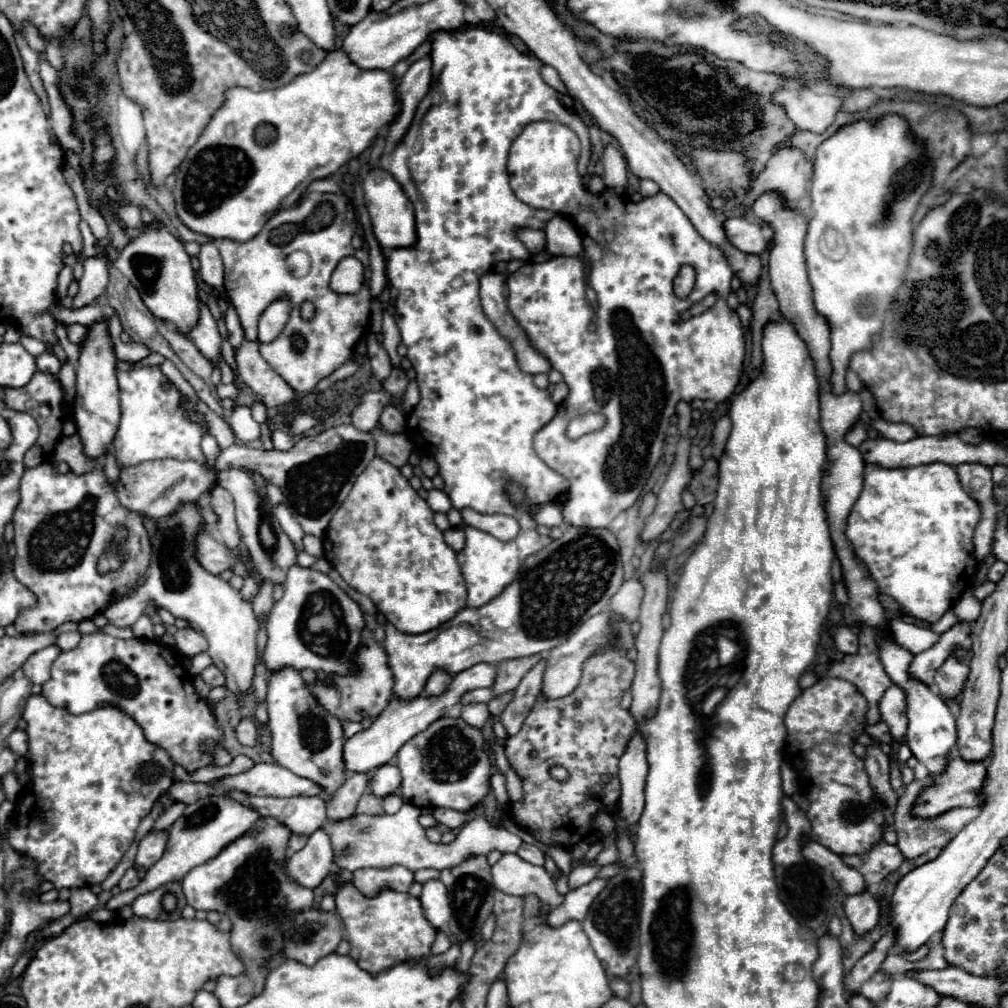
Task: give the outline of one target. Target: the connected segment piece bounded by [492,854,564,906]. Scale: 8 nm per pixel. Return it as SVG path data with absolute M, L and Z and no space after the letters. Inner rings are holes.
M502 854L492 866L492 882L498 890L514 896L536 894L544 904L560 906L564 896L556 892L554 880L548 882L548 876L542 866L532 866L516 854Z

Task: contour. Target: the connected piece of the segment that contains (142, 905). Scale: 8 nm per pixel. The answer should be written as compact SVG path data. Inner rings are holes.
M178 882L164 884L164 886L160 886L158 890L148 892L148 894L144 894L144 896L136 898L134 904L132 904L134 914L136 914L138 918L148 918L148 920L174 920L174 918L180 916L182 908L184 908L184 894L182 894L182 888L180 888ZM166 894L174 894L176 900L178 900L176 910L170 912L170 914L162 910L162 898L164 898Z

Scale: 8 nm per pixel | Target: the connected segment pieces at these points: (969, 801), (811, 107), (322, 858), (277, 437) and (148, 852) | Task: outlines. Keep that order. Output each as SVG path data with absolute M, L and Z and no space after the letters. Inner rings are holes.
M952 758L944 772L940 776L934 778L934 784L924 788L914 806L912 806L912 816L916 818L936 818L938 814L944 814L952 808L966 808L966 806L978 806L982 796L980 796L980 788L986 776L986 762L966 762L962 758Z
M784 88L774 94L774 102L782 104L800 130L822 134L842 104L834 94L818 94L810 88Z
M314 832L306 846L288 860L288 876L306 888L316 888L332 870L332 848L324 832Z
M272 430L272 444L274 450L288 450L294 446L294 440L286 430Z
M148 832L146 838L140 842L138 846L138 854L134 860L134 868L150 868L152 864L156 864L156 860L160 860L160 856L164 854L168 842L168 832Z

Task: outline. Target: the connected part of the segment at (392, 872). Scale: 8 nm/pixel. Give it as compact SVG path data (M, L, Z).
M390 866L390 868L364 868L352 874L352 884L362 892L366 898L380 894L382 890L396 890L408 892L410 884L414 882L414 874L404 866Z

